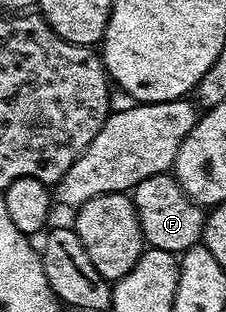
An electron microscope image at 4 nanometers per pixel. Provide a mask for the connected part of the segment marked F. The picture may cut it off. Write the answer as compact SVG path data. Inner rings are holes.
M165 172L142 180L131 191L130 197L136 205L144 241L151 249L168 250L179 255L203 239L205 211L197 202L188 199L188 193L176 183L171 173Z

